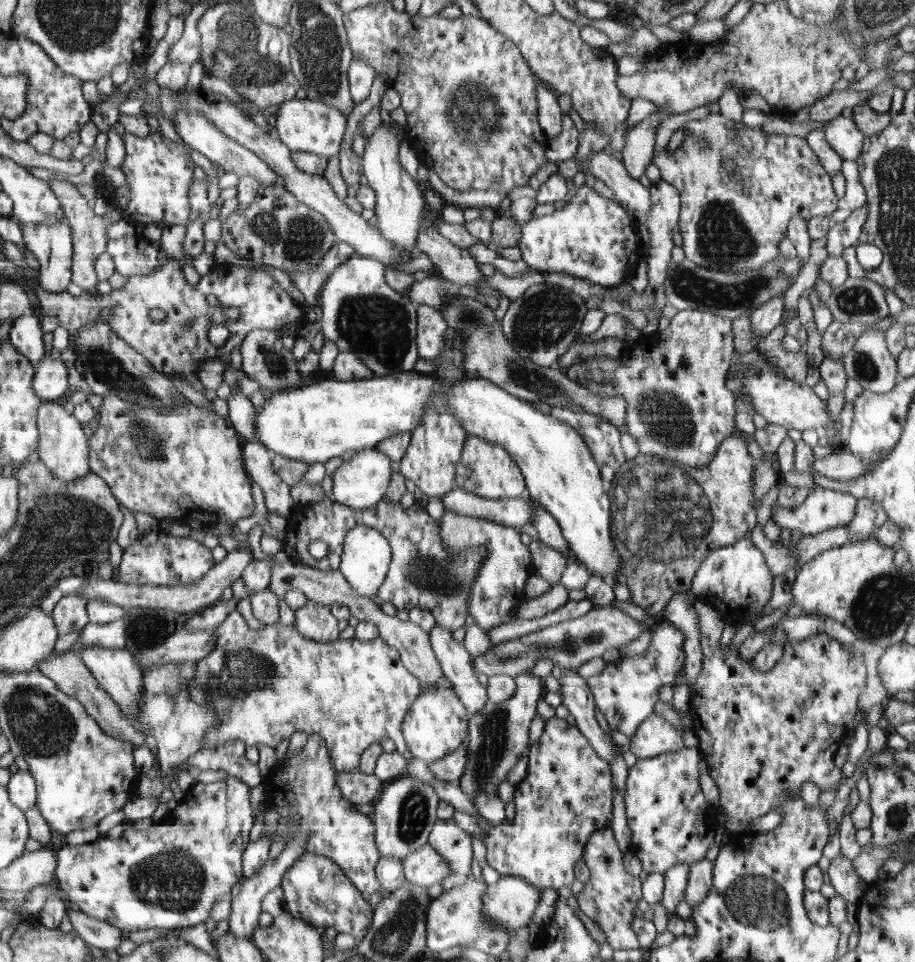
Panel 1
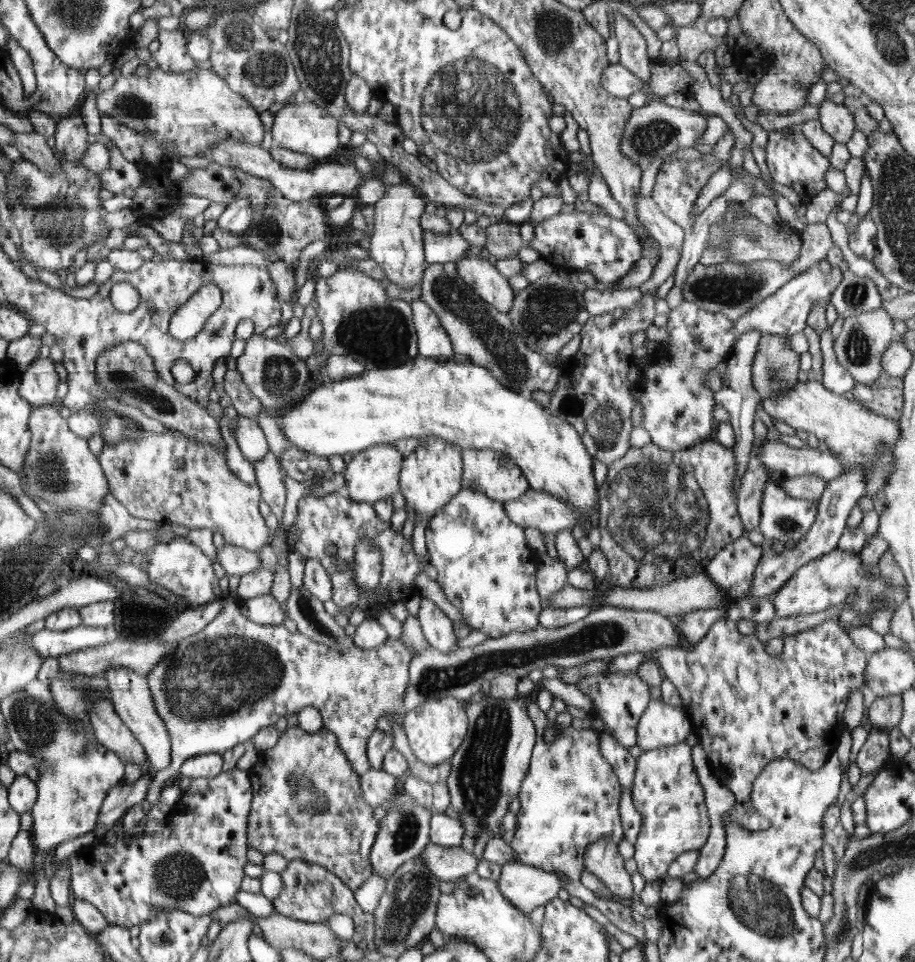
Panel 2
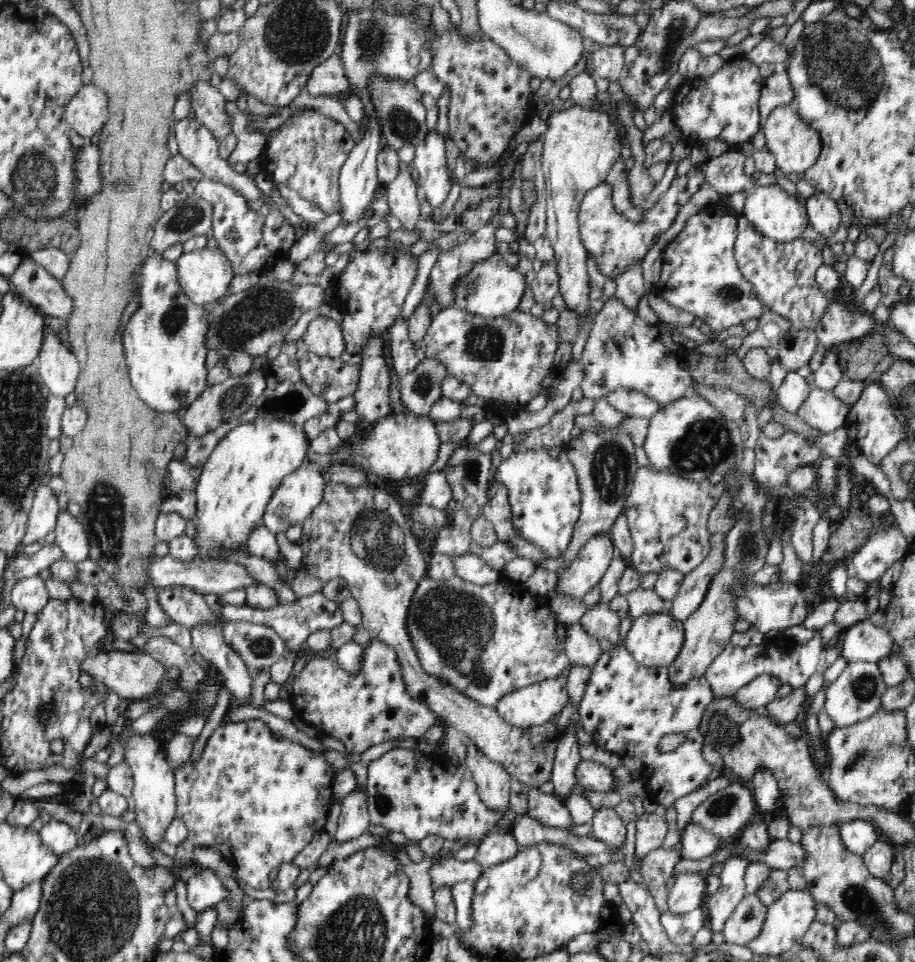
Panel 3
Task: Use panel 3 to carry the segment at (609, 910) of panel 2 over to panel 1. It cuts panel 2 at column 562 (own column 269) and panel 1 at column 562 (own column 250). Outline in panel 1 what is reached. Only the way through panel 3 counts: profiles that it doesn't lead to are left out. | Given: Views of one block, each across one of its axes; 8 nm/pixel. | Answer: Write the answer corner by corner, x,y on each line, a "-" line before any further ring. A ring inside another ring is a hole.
553,717
545,722
545,726
542,732
542,736
538,738
533,746
528,750
530,756
528,756
528,773
526,776
515,785
515,793
513,800
515,802
515,817
512,822
508,820
502,821
502,824
492,827
488,831
480,829
478,825
478,817
475,814
464,814
461,810
456,810
453,814
453,820
458,825
458,828
462,828
468,836
476,835
479,840
482,840
487,847
487,864
495,868
502,875
514,875
524,880
527,880
527,883
532,883
535,888
556,888
559,889
561,886
572,885
572,882
576,880
574,876
574,867
580,858
584,858
585,844
589,843
590,836
592,832
596,833
606,829
606,826
610,826
612,822
612,798
613,795
613,772
608,761
604,761
601,757
598,757
596,750
593,749
593,746
589,743
588,738
585,737
585,734
582,734
581,730
577,727
570,726
566,720
560,720
560,718

